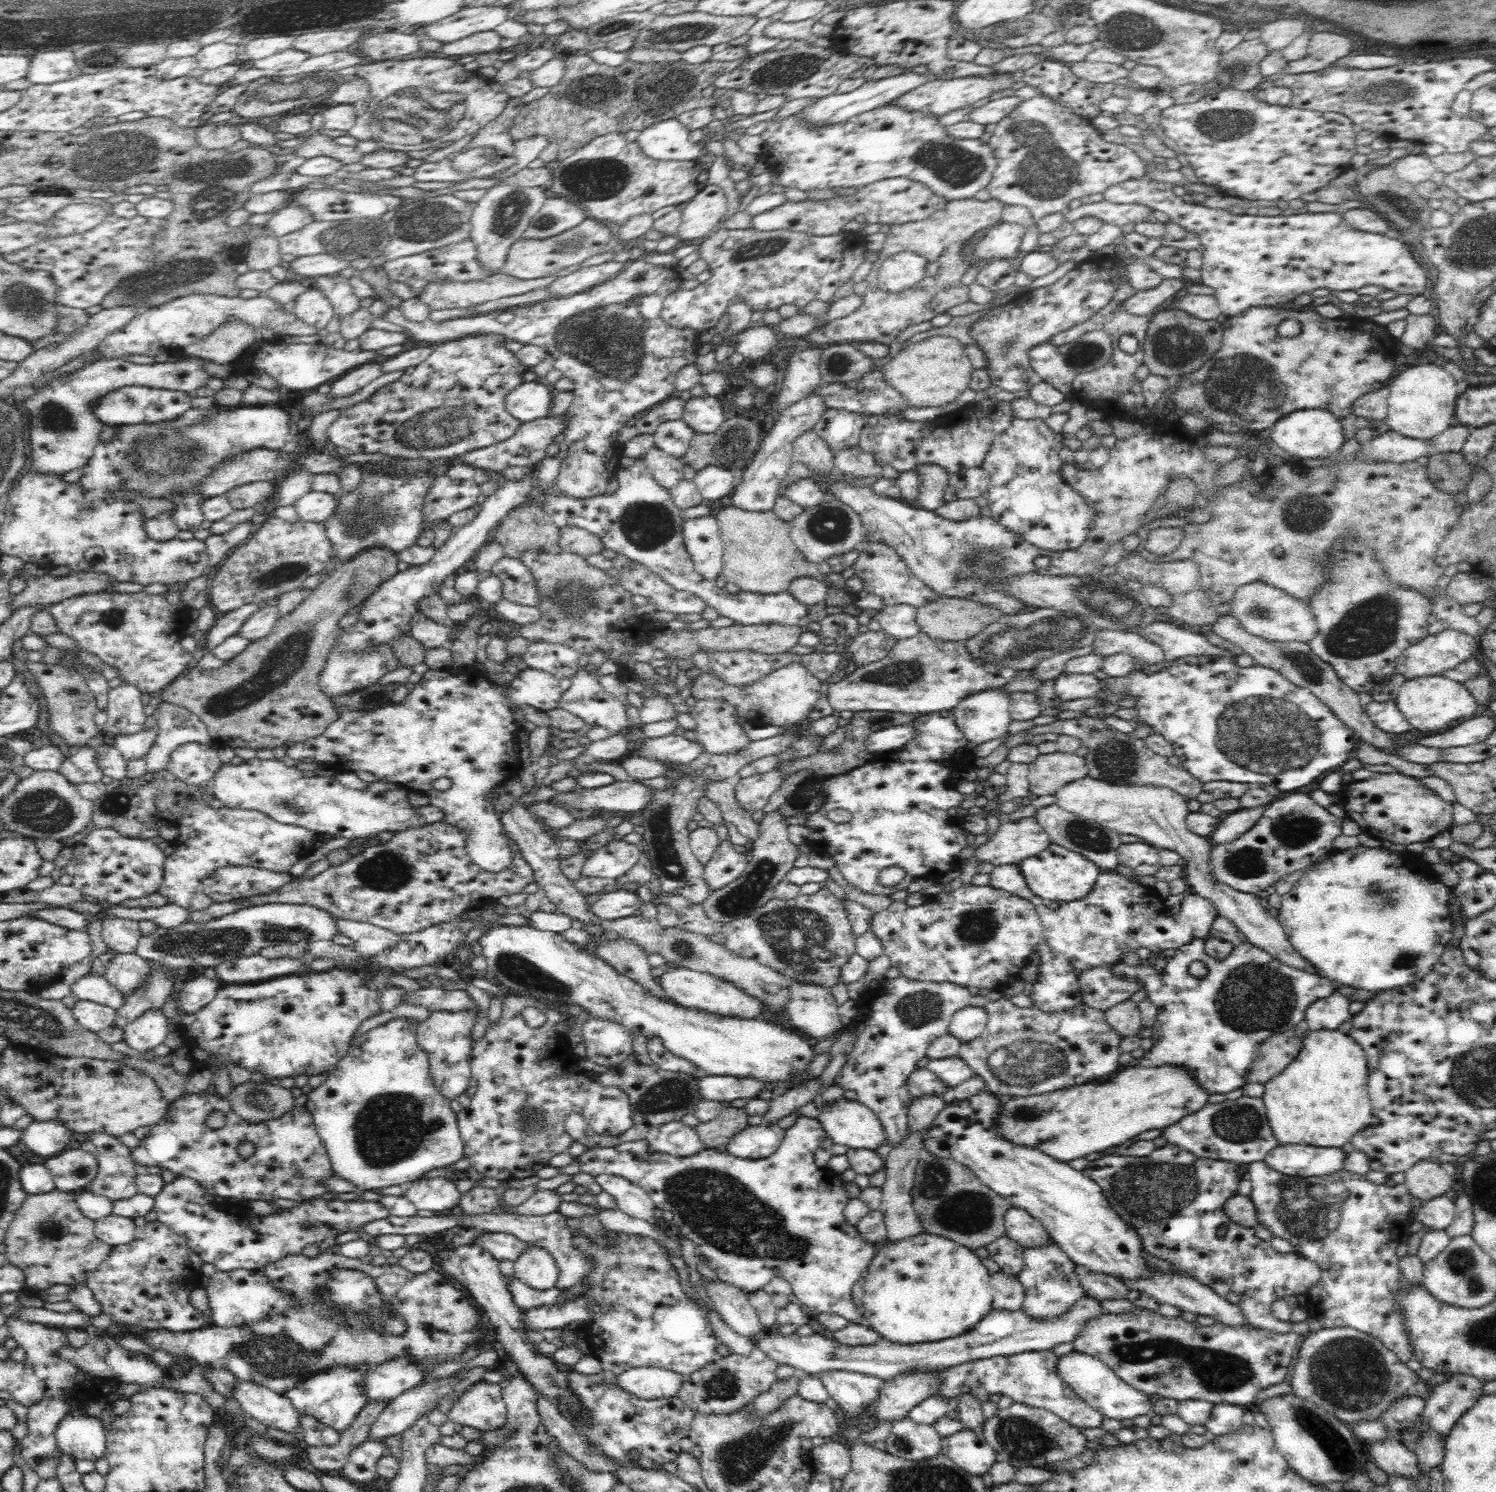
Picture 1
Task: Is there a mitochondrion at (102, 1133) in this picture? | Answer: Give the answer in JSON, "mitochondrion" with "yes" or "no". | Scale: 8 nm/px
{"mitochondrion":"no"}

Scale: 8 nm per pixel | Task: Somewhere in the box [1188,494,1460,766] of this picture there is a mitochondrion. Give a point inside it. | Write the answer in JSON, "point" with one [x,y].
{"point":[1369,629]}

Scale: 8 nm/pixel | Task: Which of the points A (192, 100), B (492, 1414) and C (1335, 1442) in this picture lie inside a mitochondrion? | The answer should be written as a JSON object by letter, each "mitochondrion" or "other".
{"A":"other","B":"other","C":"mitochondrion"}

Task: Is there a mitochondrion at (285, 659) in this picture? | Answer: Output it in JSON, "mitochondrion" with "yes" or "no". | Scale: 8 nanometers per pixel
{"mitochondrion":"yes"}

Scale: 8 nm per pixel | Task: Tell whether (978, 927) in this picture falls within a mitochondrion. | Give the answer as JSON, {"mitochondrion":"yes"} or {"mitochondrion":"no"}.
{"mitochondrion":"yes"}

